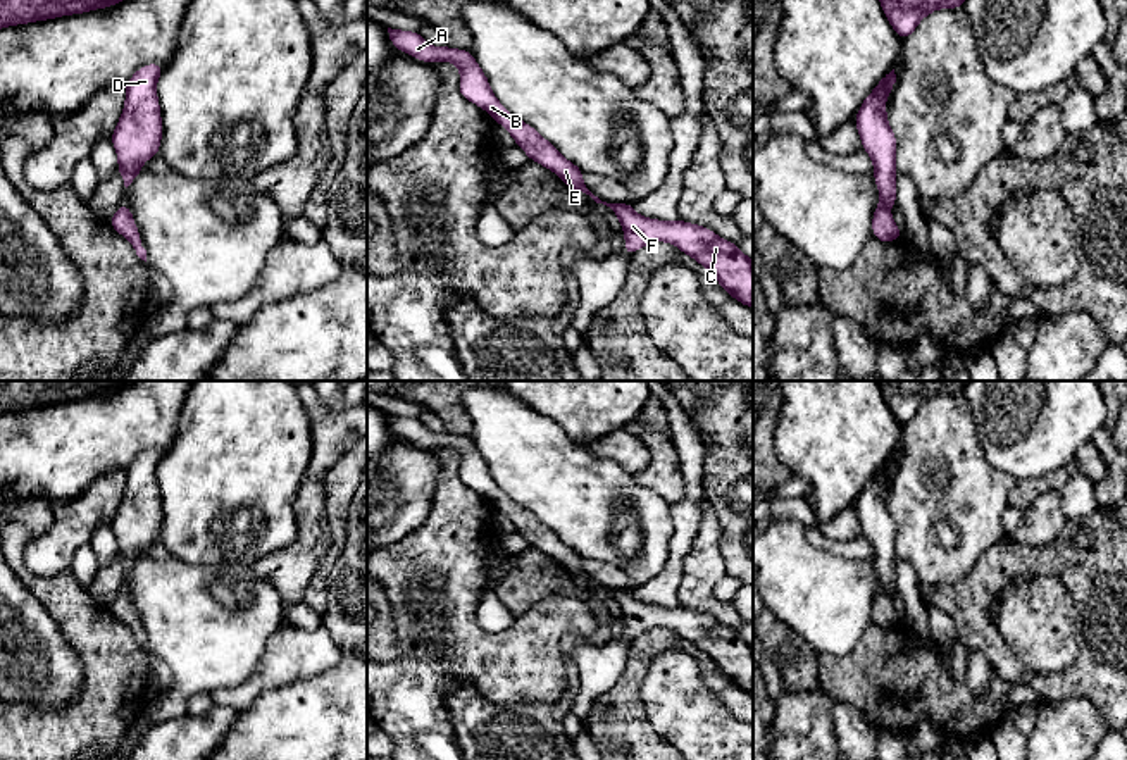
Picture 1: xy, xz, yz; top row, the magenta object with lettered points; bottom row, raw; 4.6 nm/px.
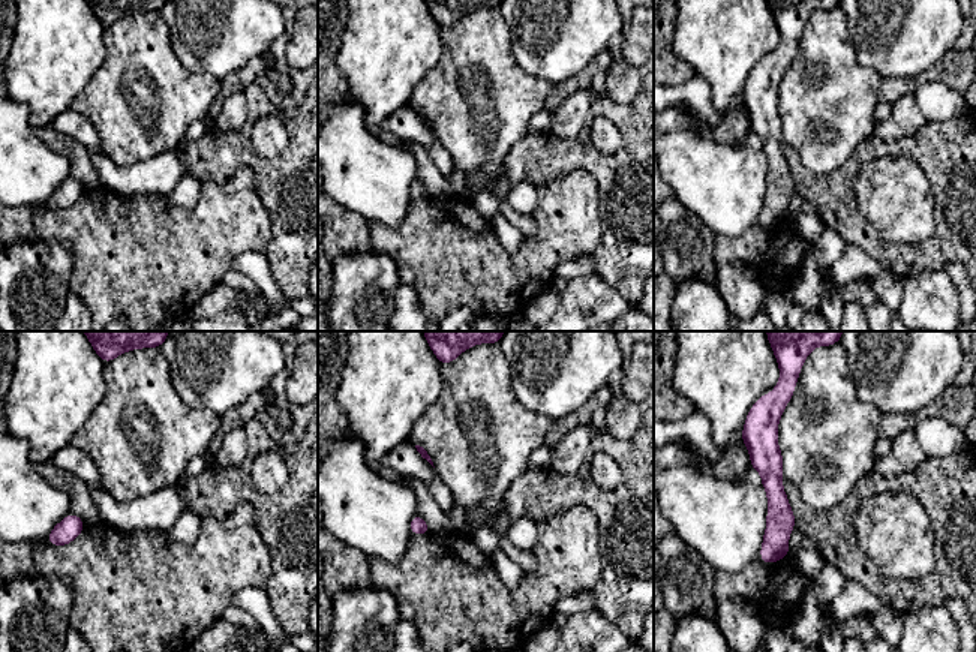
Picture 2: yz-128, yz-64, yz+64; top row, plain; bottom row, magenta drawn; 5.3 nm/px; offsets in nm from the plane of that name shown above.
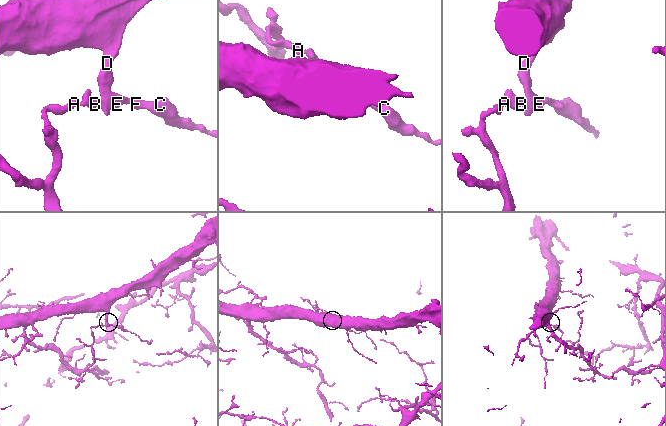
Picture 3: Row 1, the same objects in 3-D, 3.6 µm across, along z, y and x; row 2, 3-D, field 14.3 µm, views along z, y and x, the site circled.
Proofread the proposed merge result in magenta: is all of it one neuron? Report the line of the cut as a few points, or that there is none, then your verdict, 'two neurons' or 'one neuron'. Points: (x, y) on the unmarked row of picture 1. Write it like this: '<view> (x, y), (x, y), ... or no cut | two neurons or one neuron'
no cut | one neuron

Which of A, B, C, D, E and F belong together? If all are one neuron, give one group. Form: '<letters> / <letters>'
A B C D E F

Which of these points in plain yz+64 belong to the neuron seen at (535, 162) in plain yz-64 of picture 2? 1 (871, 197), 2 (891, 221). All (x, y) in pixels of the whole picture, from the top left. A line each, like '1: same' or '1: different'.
1: different
2: different

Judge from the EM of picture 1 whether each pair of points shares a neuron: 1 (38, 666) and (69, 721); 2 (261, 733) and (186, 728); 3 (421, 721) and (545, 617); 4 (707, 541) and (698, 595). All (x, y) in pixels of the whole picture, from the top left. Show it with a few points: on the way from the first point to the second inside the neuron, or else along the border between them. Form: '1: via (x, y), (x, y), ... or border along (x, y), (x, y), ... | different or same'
1: border along (83, 672), (71, 702), (21, 703) | different
2: border along (240, 710), (230, 731), (219, 741) | different
3: via (438, 685), (464, 659), (504, 659), (509, 654) | same
4: via (705, 555), (698, 581) | same

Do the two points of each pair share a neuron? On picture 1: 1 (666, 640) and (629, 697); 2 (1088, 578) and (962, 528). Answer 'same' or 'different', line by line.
1: same
2: different

